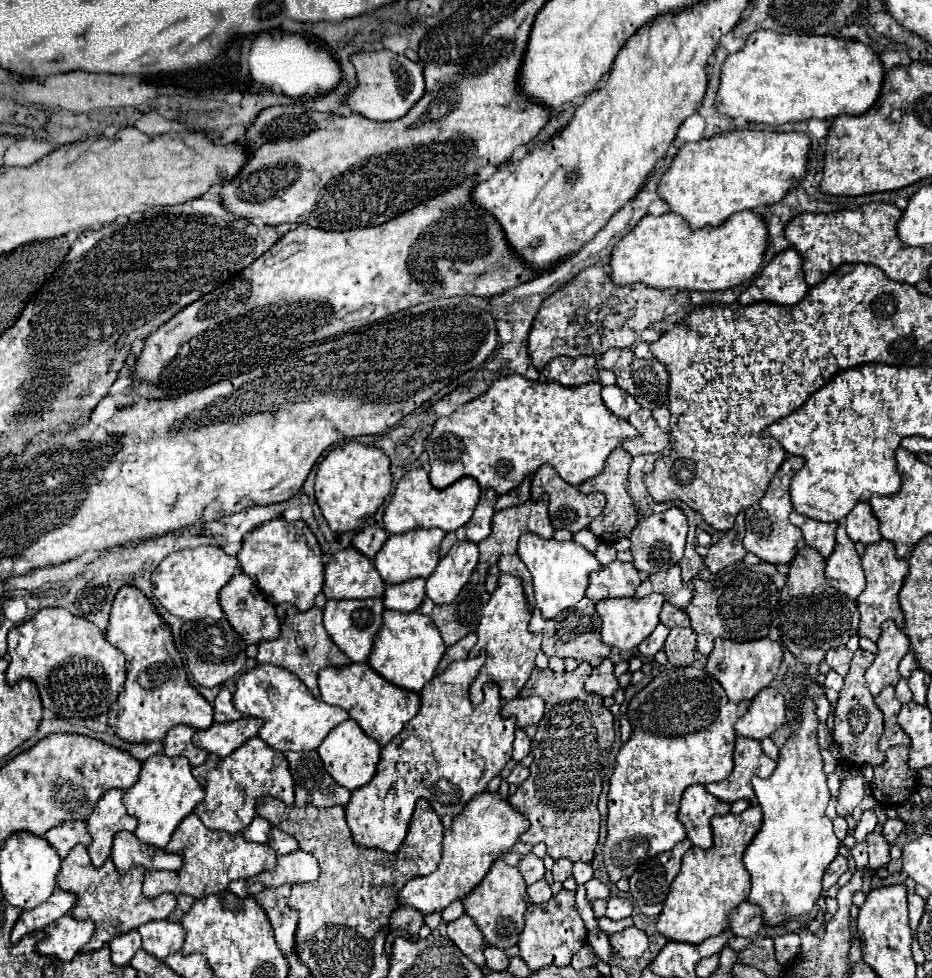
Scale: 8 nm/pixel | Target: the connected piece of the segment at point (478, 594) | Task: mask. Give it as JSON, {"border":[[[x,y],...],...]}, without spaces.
{"border":[[[466,584],[452,604],[438,606],[430,598],[426,598],[420,612],[434,620],[444,638],[444,644],[452,646],[460,638],[476,630],[482,606],[488,600],[490,594],[484,590],[482,584]]]}

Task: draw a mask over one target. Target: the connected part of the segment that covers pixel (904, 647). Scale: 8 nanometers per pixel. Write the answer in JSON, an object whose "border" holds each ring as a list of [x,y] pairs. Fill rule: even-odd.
{"border":[[[886,620],[882,624],[880,640],[876,640],[876,644],[878,644],[878,654],[866,670],[866,686],[874,696],[880,694],[884,686],[898,684],[898,680],[900,680],[898,664],[910,650],[910,640],[894,624],[894,620]]]}

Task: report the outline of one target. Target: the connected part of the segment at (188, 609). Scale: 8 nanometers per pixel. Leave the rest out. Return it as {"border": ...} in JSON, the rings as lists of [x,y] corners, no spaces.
{"border":[[[198,546],[194,550],[180,550],[166,556],[160,566],[152,572],[152,588],[156,600],[174,616],[182,620],[198,620],[198,618],[214,618],[220,620],[224,616],[218,604],[218,592],[230,582],[238,560],[228,556],[218,546]]]}

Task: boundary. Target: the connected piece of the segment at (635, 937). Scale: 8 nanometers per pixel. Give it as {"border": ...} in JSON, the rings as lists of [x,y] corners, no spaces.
{"border":[[[630,926],[622,932],[610,934],[610,944],[614,952],[622,958],[640,958],[648,948],[648,936],[636,926]]]}

